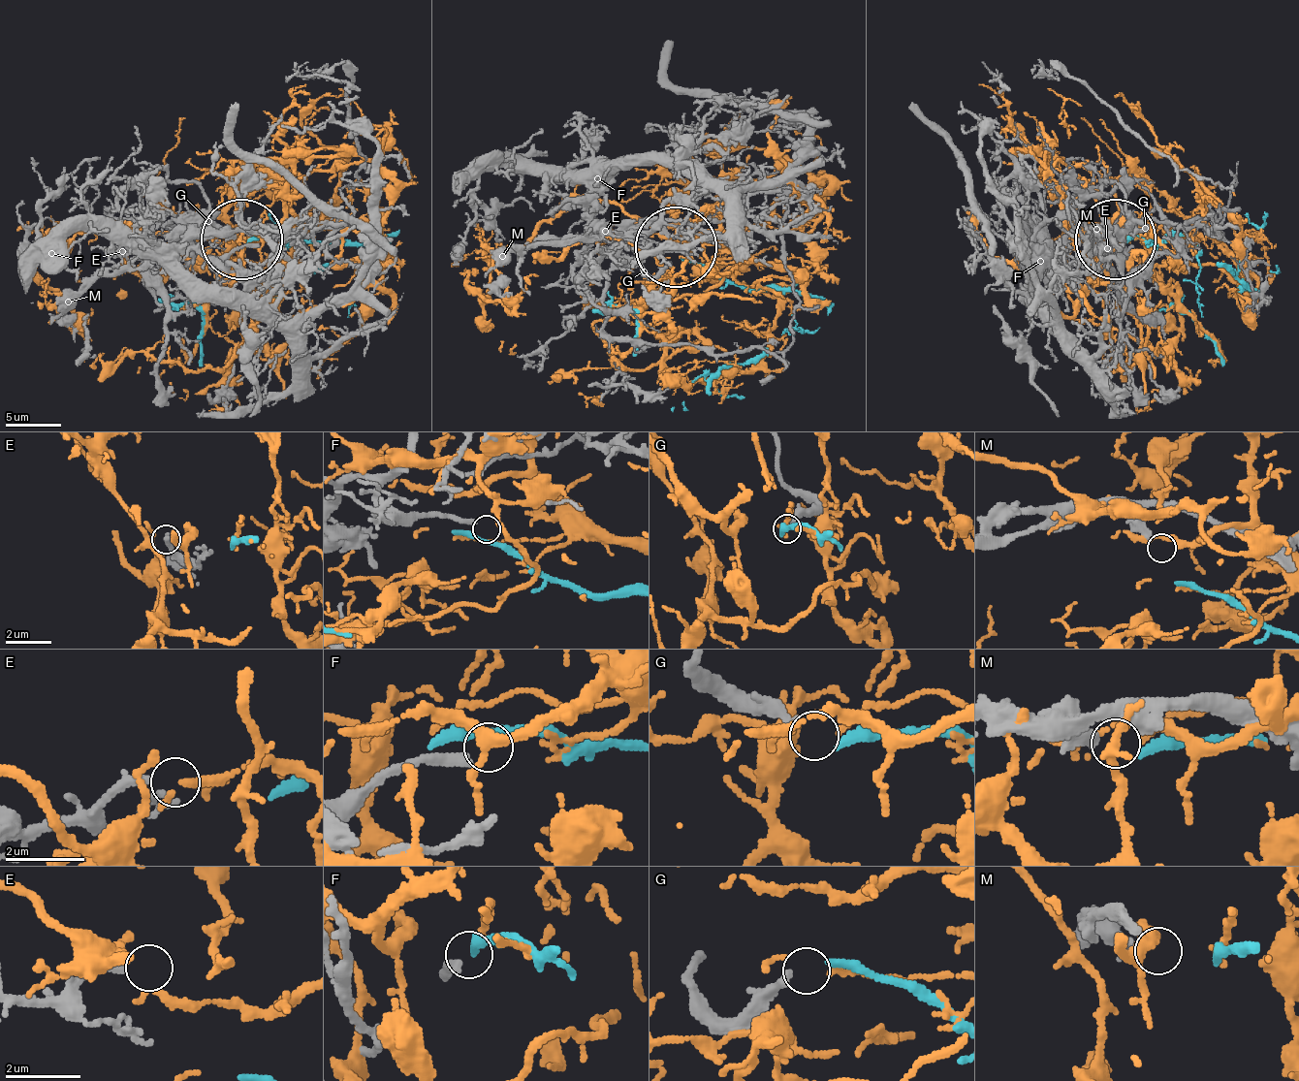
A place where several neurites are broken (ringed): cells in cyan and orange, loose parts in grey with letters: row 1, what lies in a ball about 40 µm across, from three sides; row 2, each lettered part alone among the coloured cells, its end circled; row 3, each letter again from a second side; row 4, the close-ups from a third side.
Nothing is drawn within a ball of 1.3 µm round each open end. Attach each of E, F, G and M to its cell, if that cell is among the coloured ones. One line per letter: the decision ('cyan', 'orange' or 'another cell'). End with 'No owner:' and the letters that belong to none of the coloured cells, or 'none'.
E: orange
F: another cell
G: cyan
M: another cell
No owner: F, M

